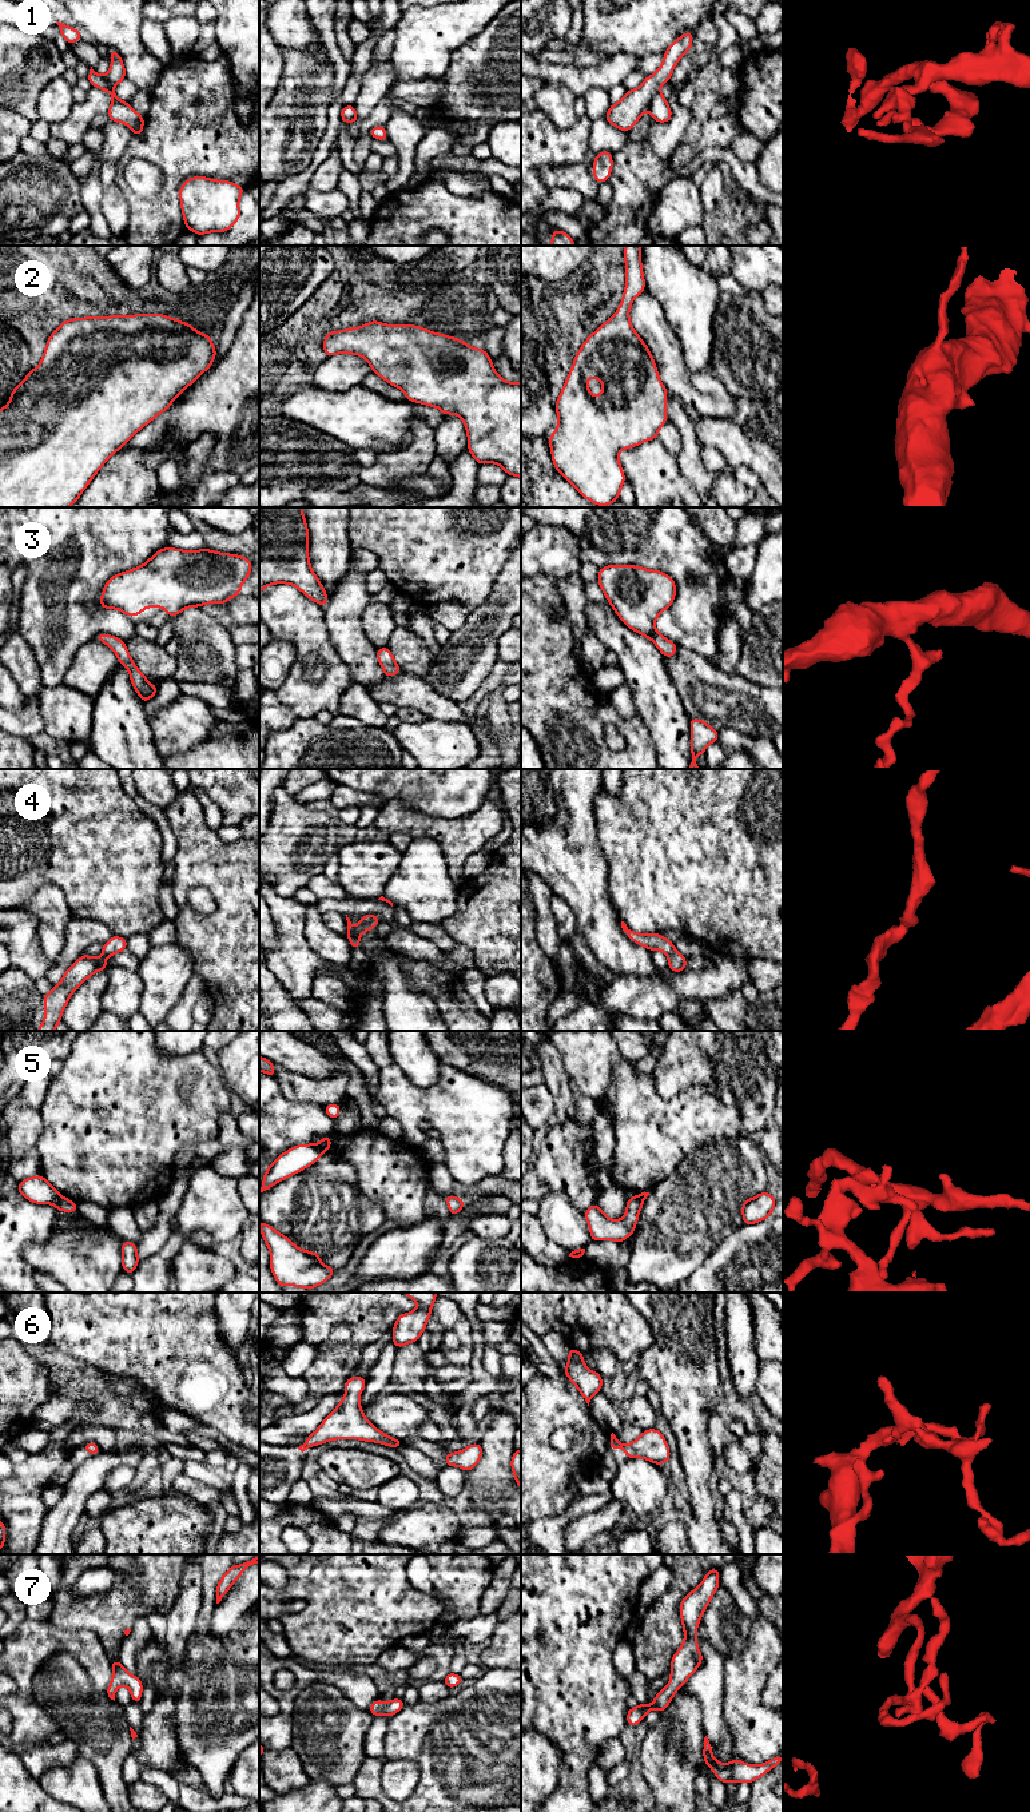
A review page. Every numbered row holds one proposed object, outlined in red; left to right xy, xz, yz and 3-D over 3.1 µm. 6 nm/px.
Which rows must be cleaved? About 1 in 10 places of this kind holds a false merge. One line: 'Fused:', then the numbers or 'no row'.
Fused: 5

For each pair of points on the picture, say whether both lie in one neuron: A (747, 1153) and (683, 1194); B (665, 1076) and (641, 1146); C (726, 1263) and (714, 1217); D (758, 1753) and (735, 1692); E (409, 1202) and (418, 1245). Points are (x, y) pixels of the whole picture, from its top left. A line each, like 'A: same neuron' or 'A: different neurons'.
A: same neuron
B: different neurons
C: different neurons
D: same neuron
E: different neurons

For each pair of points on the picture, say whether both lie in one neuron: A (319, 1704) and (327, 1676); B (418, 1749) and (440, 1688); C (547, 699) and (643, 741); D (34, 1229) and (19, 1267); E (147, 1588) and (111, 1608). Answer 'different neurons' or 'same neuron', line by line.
A: different neurons
B: different neurons
C: same neuron
D: same neuron
E: same neuron

